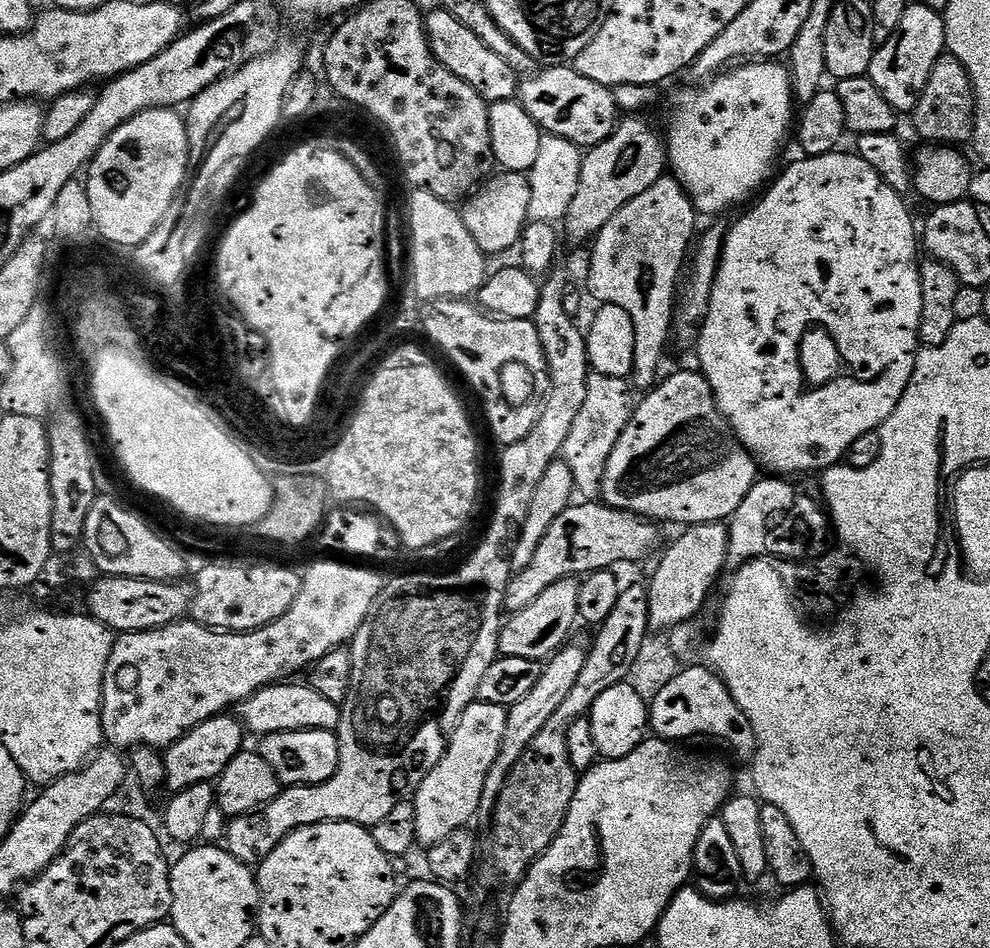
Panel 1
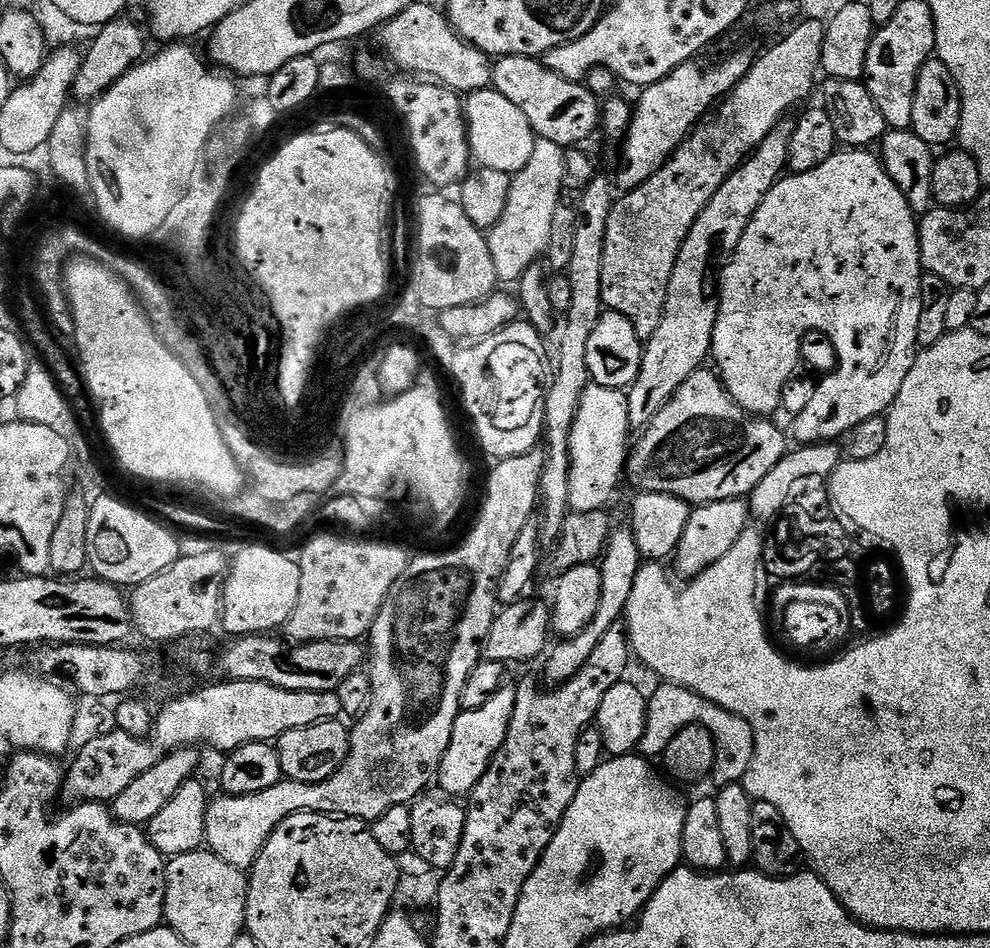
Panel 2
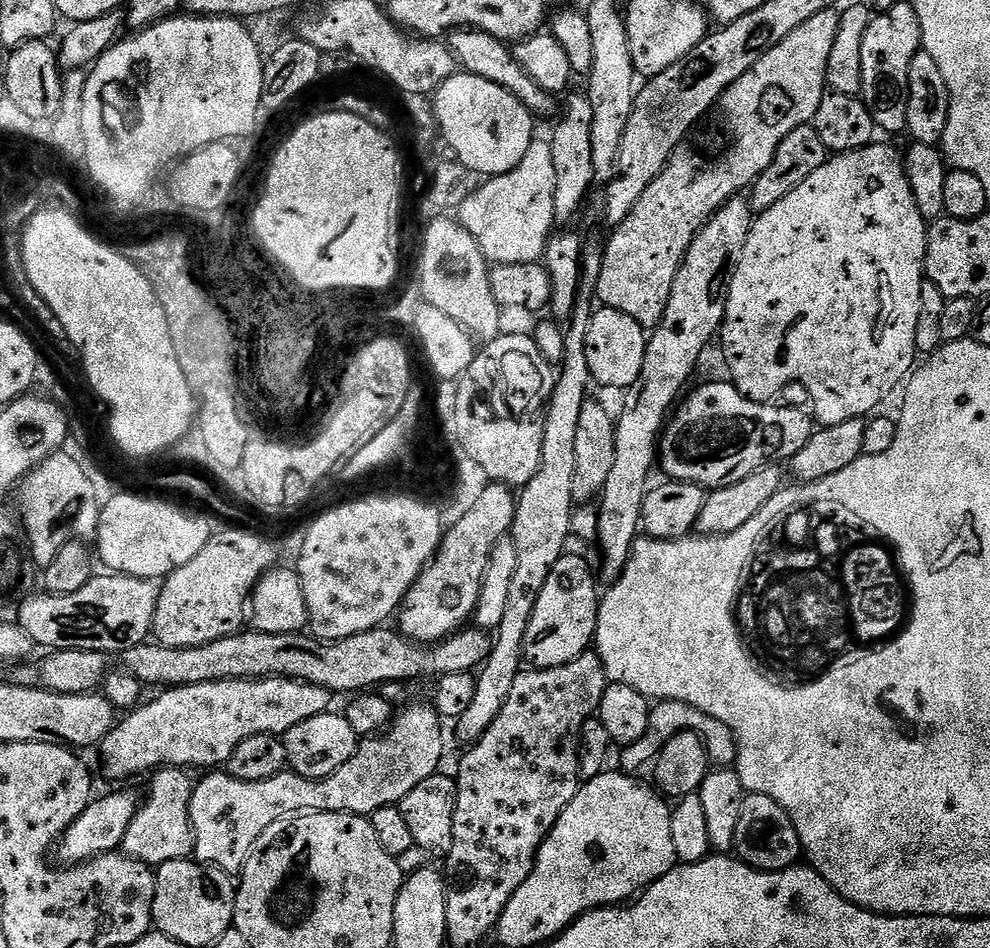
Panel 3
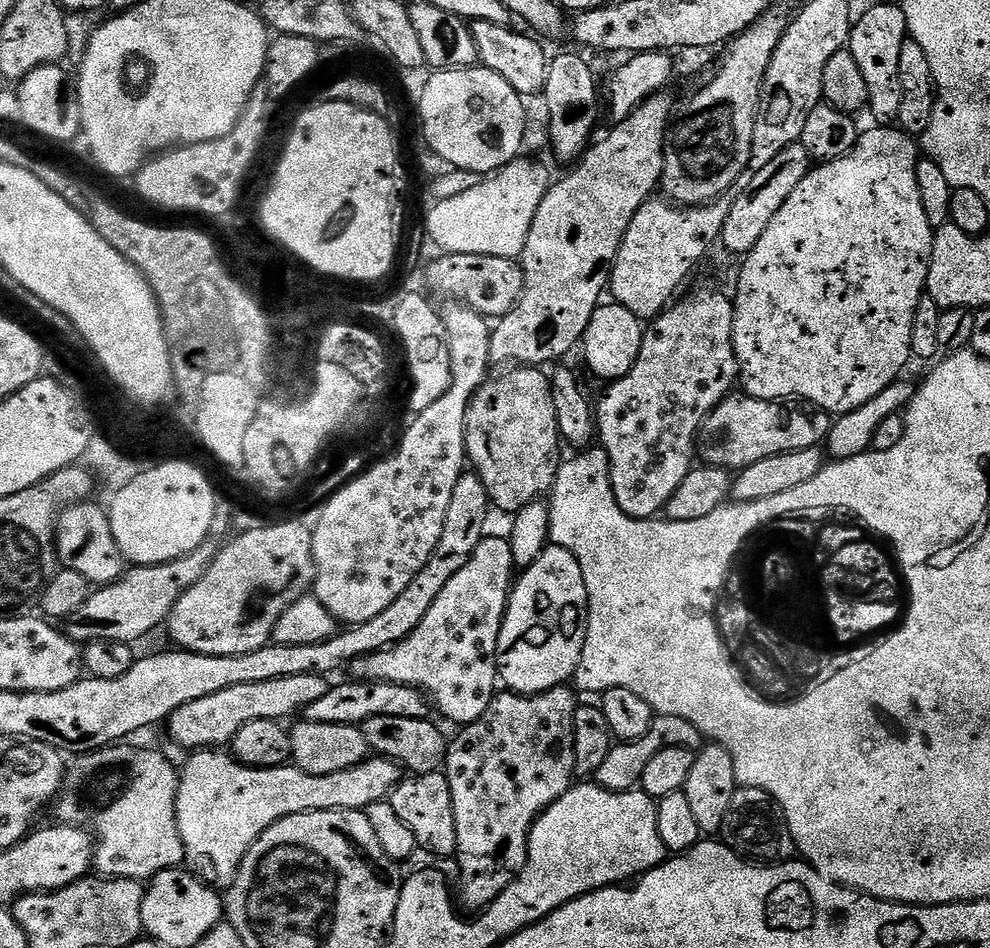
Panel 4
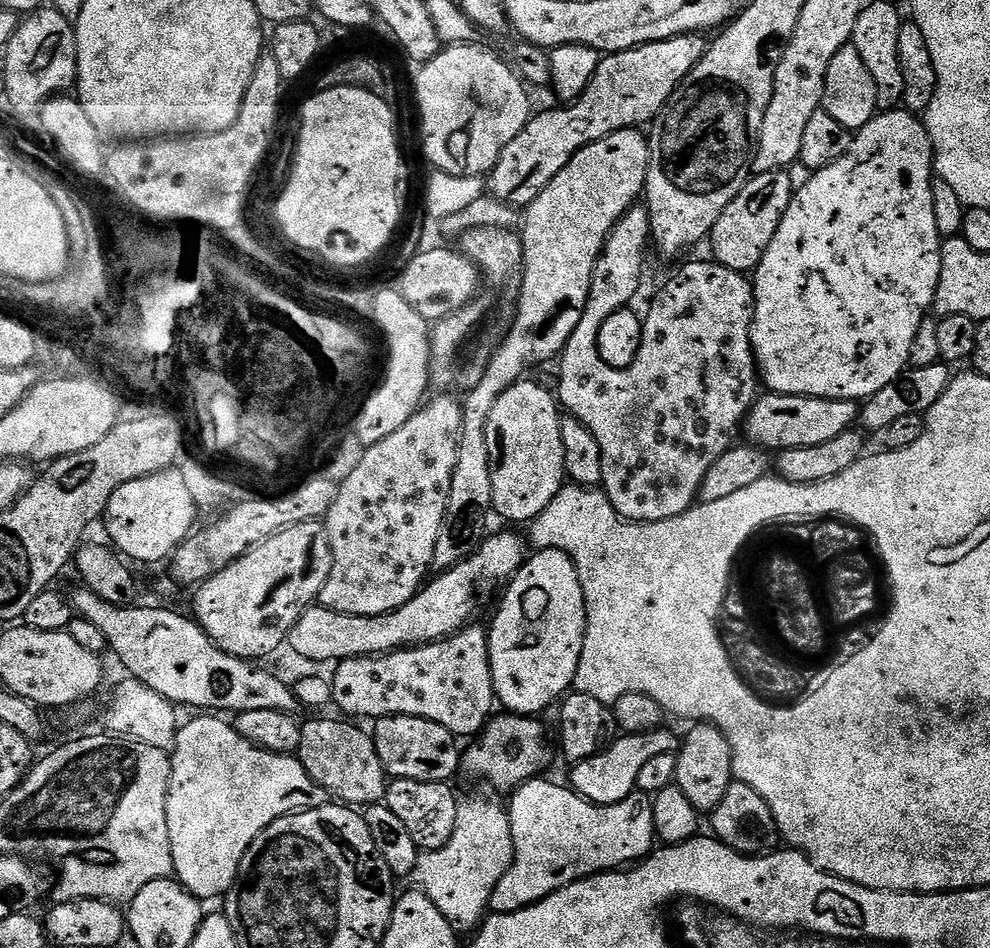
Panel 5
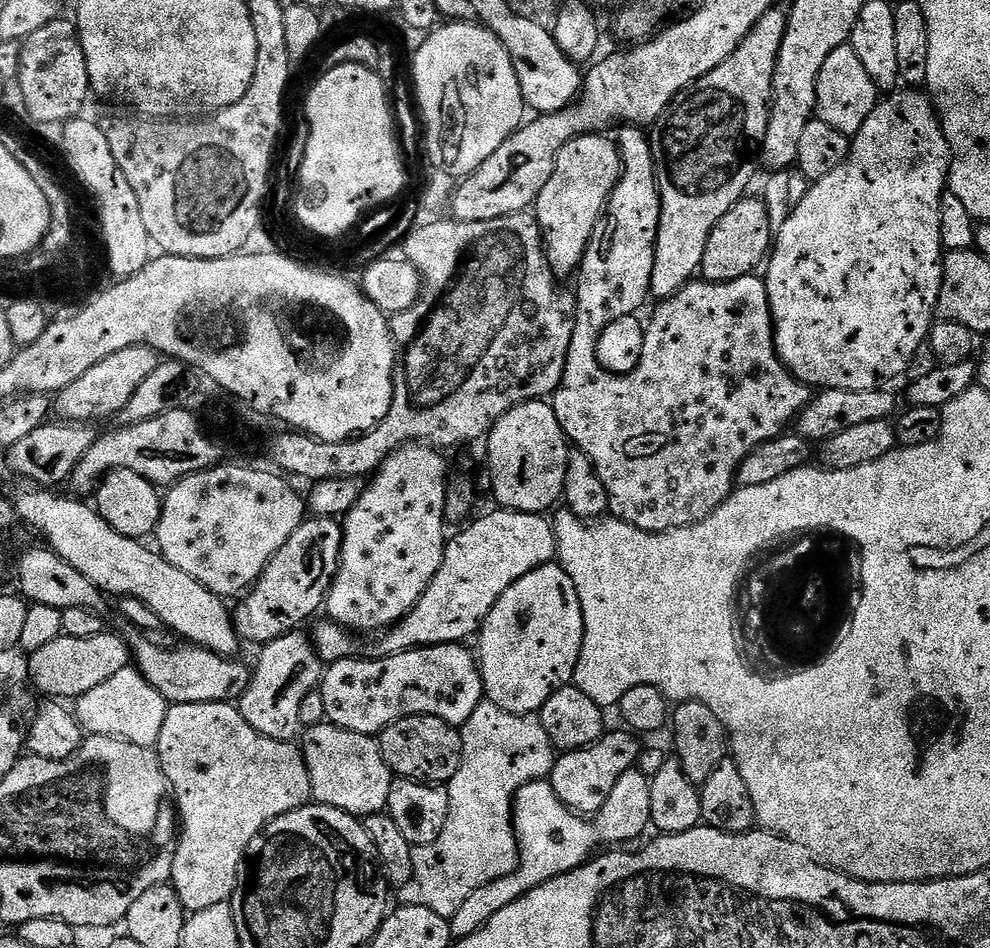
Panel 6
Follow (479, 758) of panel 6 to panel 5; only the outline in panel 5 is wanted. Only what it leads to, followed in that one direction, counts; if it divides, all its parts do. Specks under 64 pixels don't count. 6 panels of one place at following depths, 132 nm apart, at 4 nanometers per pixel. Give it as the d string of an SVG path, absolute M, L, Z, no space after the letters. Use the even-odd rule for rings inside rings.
M468 796L458 803L458 822L450 842L433 852L424 852L416 862L411 879L457 930L479 929L489 915L492 895L512 868L514 842L505 805L488 796Z

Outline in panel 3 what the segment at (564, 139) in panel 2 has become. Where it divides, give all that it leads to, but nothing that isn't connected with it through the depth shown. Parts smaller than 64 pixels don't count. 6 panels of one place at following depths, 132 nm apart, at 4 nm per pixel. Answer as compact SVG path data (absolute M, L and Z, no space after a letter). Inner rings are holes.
M457 28L447 33L446 43L453 56L455 56L457 65L463 71L469 72L472 76L478 78L486 78L490 82L502 86L507 92L514 94L514 98L522 101L529 112L537 117L548 116L555 108L557 111L557 97L553 93L539 88L528 77L526 72L522 70L520 63L516 61L513 49L505 41L494 38L477 28Z

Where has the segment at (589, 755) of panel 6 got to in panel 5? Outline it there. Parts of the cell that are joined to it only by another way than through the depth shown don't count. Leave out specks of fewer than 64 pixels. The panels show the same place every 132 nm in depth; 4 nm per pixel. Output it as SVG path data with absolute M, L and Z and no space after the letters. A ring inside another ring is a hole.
M661 726L655 728L653 732L642 734L617 735L616 739L598 754L571 765L570 787L589 804L597 806L620 804L628 795L637 791L638 774L645 768L646 762L660 754L670 755L679 752L680 742L681 737L668 726Z

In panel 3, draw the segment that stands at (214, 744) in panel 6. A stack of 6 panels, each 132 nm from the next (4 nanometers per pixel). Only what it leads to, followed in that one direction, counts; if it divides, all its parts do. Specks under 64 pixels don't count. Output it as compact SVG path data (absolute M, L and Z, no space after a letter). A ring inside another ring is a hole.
M408 706L395 715L389 729L382 735L371 737L368 748L361 747L334 774L321 780L304 780L300 784L284 784L283 775L271 776L265 780L239 780L224 770L212 770L207 773L204 781L197 783L192 789L190 802L190 818L192 819L192 838L194 856L201 864L221 868L223 872L236 874L243 869L248 861L248 851L274 821L285 814L303 814L305 812L353 812L356 816L371 817L372 812L384 808L387 804L399 805L403 796L419 782L434 776L439 771L439 764L444 752L442 734L432 724L434 712L431 707Z

